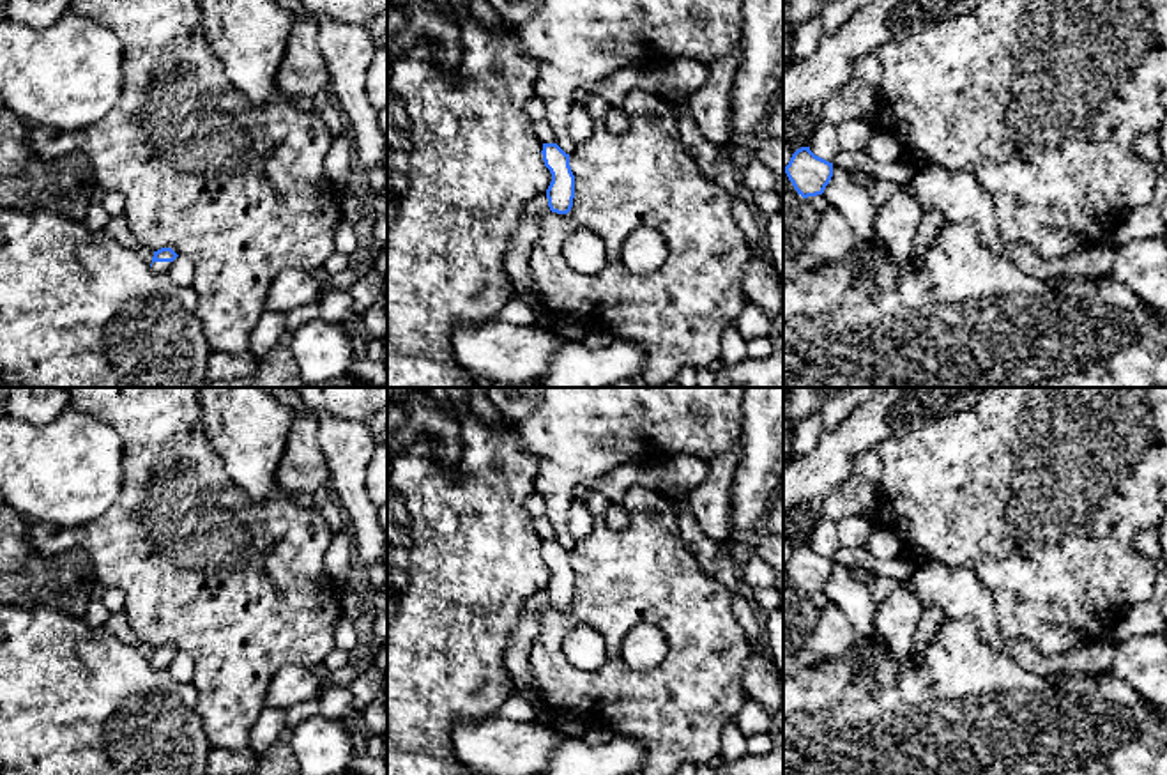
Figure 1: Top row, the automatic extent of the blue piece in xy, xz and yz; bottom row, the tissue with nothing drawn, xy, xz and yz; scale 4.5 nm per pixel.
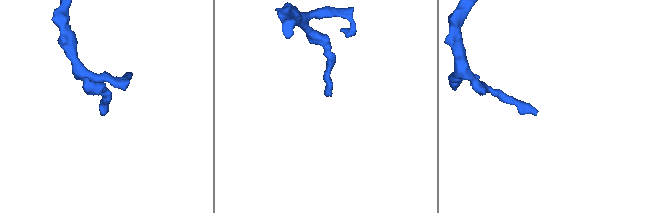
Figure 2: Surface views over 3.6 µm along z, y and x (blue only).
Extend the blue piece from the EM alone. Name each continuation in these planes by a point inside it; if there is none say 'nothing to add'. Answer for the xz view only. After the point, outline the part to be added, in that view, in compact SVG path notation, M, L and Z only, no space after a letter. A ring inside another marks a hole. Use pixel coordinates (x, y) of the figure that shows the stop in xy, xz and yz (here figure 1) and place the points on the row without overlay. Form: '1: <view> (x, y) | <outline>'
nothing to add

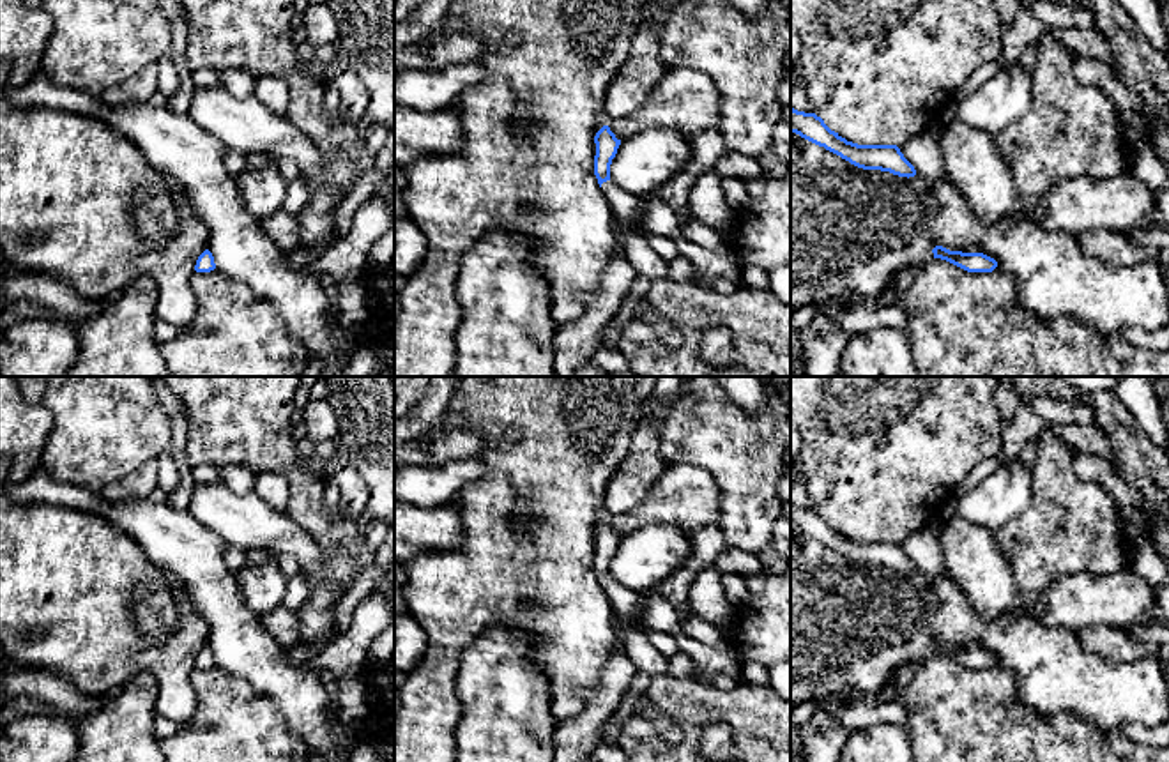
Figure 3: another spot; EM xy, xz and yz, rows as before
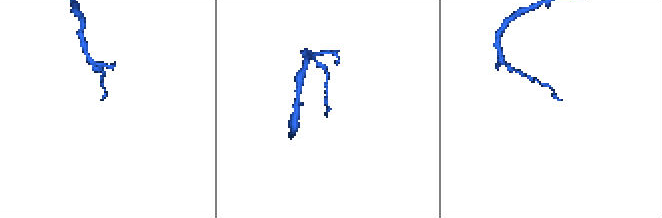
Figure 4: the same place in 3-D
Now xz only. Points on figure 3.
1: xz (623, 601) | M607 576L601 580L601 587L607 592L610 606L614 610L617 622L630 622L635 613L638 596L637 592L621 585L614 576Z

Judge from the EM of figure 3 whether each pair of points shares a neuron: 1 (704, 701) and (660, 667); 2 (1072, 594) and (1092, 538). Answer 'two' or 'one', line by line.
1: two
2: two

